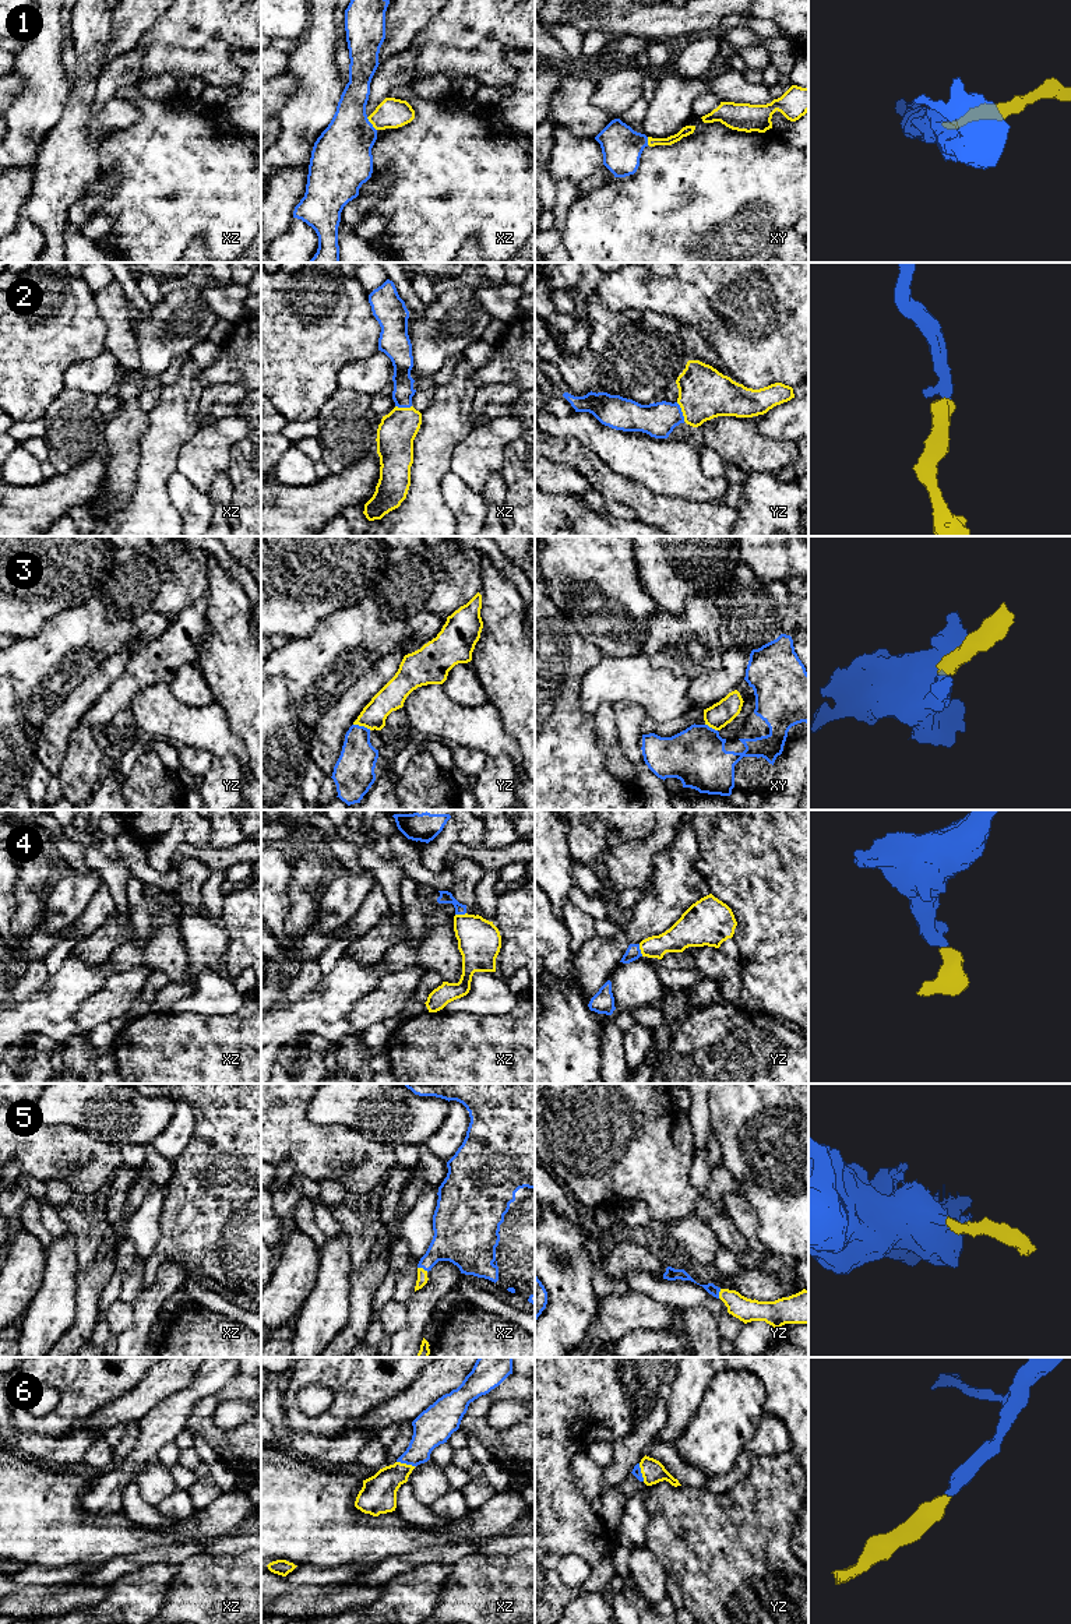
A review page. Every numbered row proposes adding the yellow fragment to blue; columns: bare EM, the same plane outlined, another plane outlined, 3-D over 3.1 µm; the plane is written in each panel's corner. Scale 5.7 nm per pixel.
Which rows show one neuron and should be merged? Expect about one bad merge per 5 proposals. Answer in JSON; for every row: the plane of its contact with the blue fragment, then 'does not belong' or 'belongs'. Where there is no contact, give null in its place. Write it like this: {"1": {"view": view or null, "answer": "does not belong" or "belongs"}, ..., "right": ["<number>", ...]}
{"1": {"view": "xz", "answer": "belongs"}, "2": {"view": "yz", "answer": "belongs"}, "3": {"view": "yz", "answer": "does not belong"}, "4": {"view": "yz", "answer": "belongs"}, "5": {"view": "xz", "answer": "belongs"}, "6": {"view": "xz", "answer": "belongs"}, "right": ["1", "2", "4", "5", "6"]}

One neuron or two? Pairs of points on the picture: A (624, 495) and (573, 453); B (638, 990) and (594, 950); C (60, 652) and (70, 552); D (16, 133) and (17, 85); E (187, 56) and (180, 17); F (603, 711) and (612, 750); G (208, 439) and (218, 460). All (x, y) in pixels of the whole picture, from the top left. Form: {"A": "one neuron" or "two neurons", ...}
{"A": "one neuron", "B": "two neurons", "C": "two neurons", "D": "two neurons", "E": "one neuron", "F": "one neuron", "G": "one neuron"}

